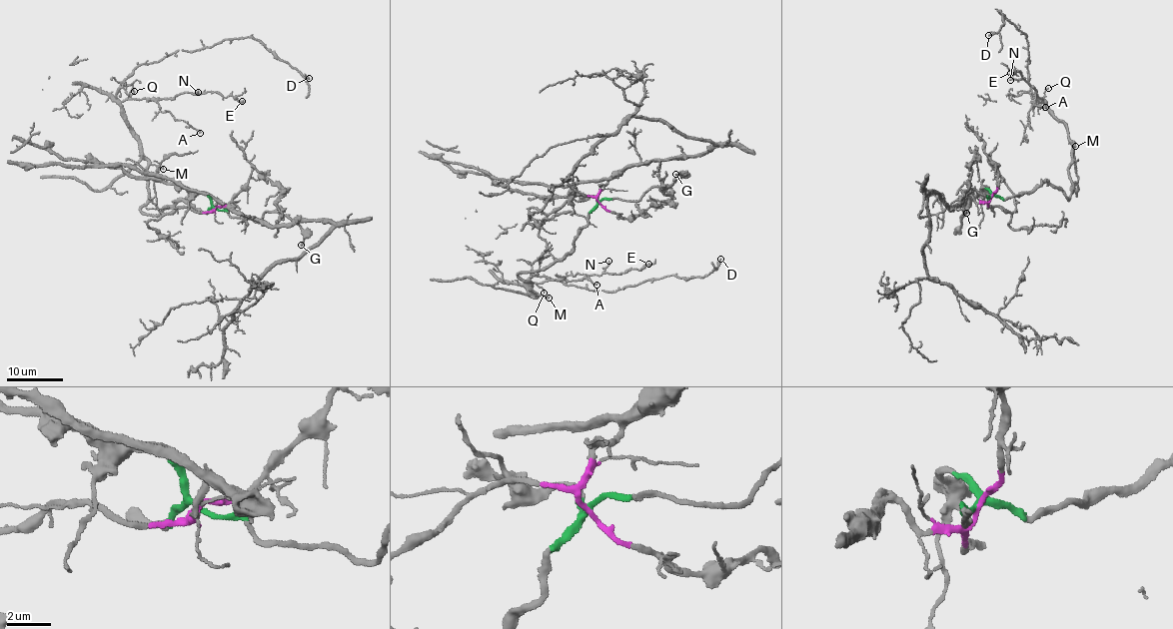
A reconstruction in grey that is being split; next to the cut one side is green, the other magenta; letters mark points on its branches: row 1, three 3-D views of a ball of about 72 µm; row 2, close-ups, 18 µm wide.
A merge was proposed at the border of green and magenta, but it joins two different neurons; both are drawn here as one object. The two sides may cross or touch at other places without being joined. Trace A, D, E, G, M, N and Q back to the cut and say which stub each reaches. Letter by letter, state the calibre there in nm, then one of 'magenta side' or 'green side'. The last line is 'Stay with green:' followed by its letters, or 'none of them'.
A: 140 nm | green side
D: 110 nm | green side
E: 170 nm | green side
G: 180 nm | green side
M: 150 nm | green side
N: 150 nm | green side
Q: 110 nm | green side
Stay with green: A, D, E, G, M, N, Q

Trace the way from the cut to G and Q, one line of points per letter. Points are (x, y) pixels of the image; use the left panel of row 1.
G: (213, 208), (224, 210), (232, 217), (259, 222), (267, 212), (283, 212), (301, 228), (301, 246)
Q: (213, 208), (206, 213), (182, 201), (159, 214), (140, 209), (148, 199), (148, 159), (121, 104), (135, 91)

